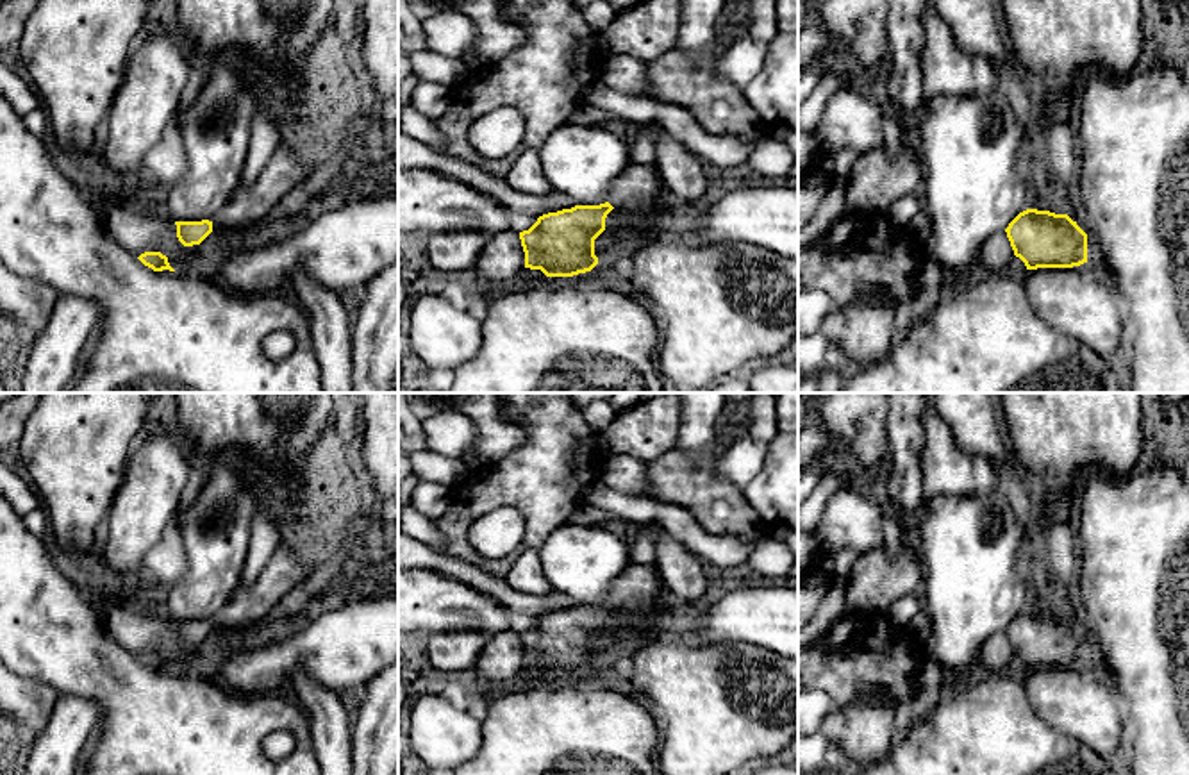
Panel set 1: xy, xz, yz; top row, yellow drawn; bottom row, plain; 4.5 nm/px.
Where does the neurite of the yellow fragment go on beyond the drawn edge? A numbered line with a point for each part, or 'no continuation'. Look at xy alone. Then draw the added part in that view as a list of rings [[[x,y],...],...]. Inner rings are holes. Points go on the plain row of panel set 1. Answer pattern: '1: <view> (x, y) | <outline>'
1: xy (286, 568) | [[[279,545],[268,564],[248,588],[239,586],[212,620],[216,629],[237,629],[273,614],[280,600],[305,577],[305,561],[289,545]]]

